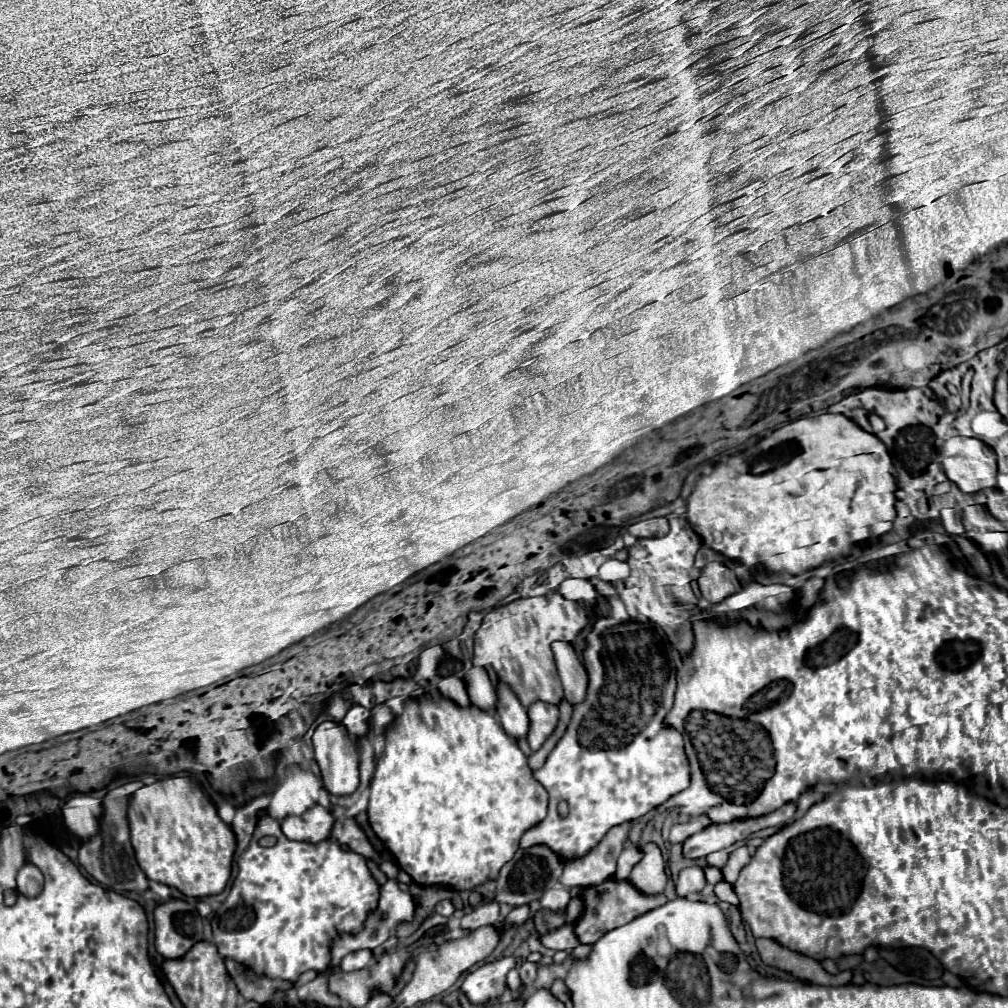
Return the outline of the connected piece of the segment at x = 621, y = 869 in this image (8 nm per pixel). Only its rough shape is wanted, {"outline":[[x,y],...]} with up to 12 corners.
{"outline":[[637,844],[624,849],[617,860],[615,880],[629,878],[633,866],[643,857]]}

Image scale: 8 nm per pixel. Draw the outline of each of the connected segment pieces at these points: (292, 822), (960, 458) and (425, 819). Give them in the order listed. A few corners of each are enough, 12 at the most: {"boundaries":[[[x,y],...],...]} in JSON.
{"boundaries":[[[315,806],[289,816],[281,830],[289,840],[321,842],[329,838],[333,814]],[[956,436],[939,458],[965,494],[995,488],[997,458],[973,437]],[[419,696],[369,824],[419,886],[497,880],[549,794],[477,706]]]}

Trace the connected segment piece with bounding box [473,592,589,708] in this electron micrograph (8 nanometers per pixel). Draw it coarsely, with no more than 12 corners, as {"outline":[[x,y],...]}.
{"outline":[[559,592],[485,614],[473,664],[525,708],[565,696],[549,644],[587,612]]}

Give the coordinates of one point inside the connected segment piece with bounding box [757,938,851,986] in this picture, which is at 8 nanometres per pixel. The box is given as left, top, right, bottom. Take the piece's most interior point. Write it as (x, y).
(808, 969)

